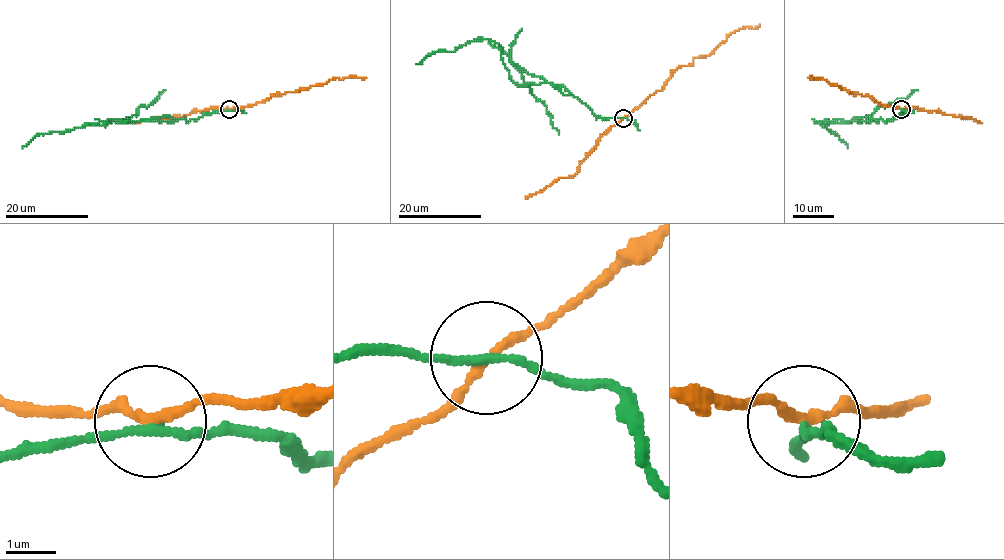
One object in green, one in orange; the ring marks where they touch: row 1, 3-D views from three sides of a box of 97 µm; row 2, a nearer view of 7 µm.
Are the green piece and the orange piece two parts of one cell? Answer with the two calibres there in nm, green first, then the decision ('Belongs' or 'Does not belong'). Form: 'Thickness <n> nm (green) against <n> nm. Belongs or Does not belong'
Thickness 160 nm (green) against 170 nm. Does not belong

